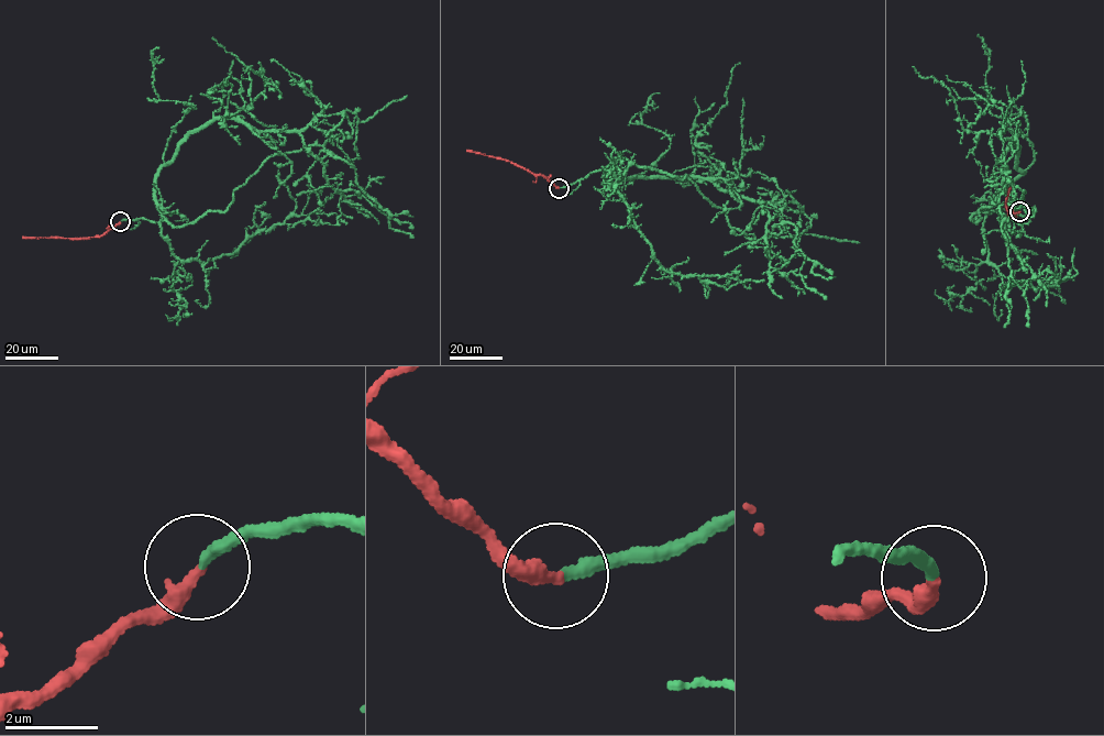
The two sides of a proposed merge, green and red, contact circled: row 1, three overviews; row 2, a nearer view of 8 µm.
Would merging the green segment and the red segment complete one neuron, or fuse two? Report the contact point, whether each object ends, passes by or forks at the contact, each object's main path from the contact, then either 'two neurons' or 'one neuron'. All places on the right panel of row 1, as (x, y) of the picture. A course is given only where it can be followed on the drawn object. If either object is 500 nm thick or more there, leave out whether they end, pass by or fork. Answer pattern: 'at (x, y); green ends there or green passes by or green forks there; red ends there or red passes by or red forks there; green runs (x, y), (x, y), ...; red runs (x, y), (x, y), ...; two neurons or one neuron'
at (1019, 211); green ends there; red ends there; green runs (1019, 211), (986, 211), (1023, 173), (1014, 142), (997, 205), (1034, 276), (1002, 284), (1002, 299); red runs (1020, 211), (1008, 215), (1005, 202), (1009, 188); one neuron

